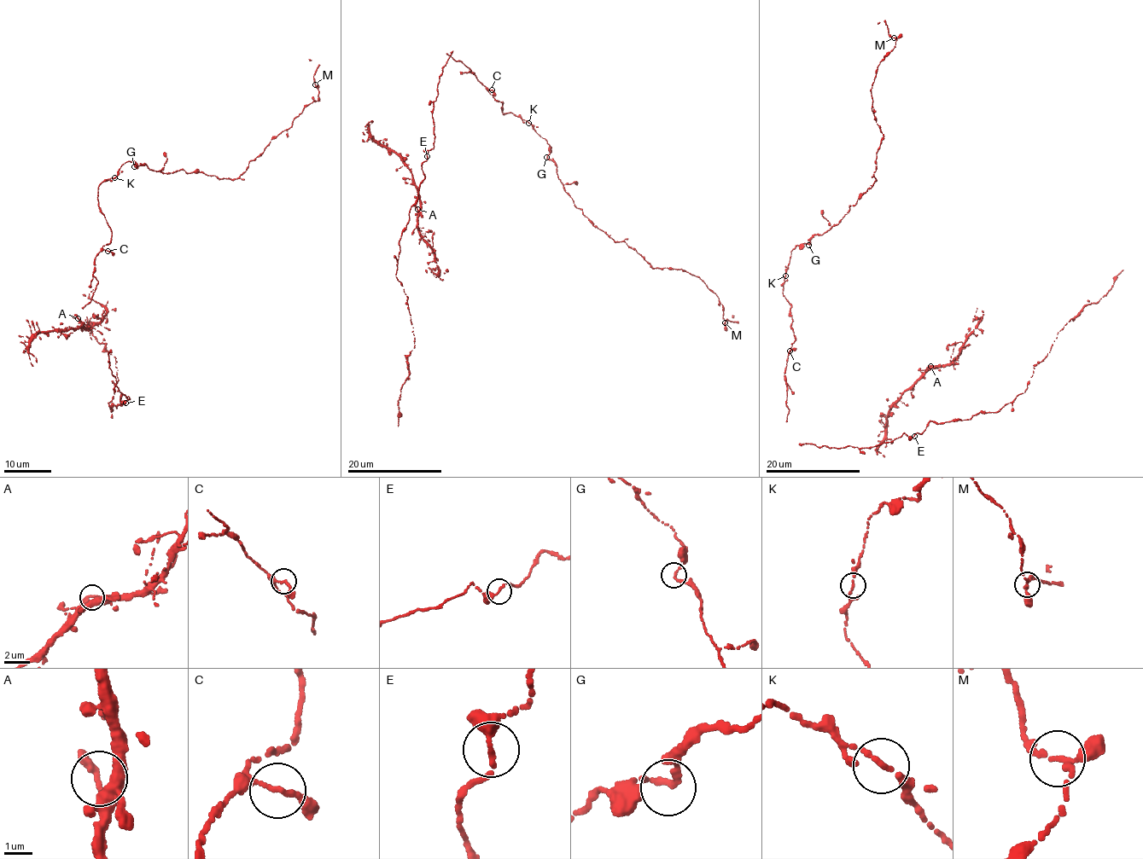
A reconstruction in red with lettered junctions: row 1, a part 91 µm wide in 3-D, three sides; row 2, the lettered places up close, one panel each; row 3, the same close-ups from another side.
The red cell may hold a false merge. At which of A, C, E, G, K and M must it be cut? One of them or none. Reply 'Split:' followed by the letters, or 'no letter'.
Split: no letter

